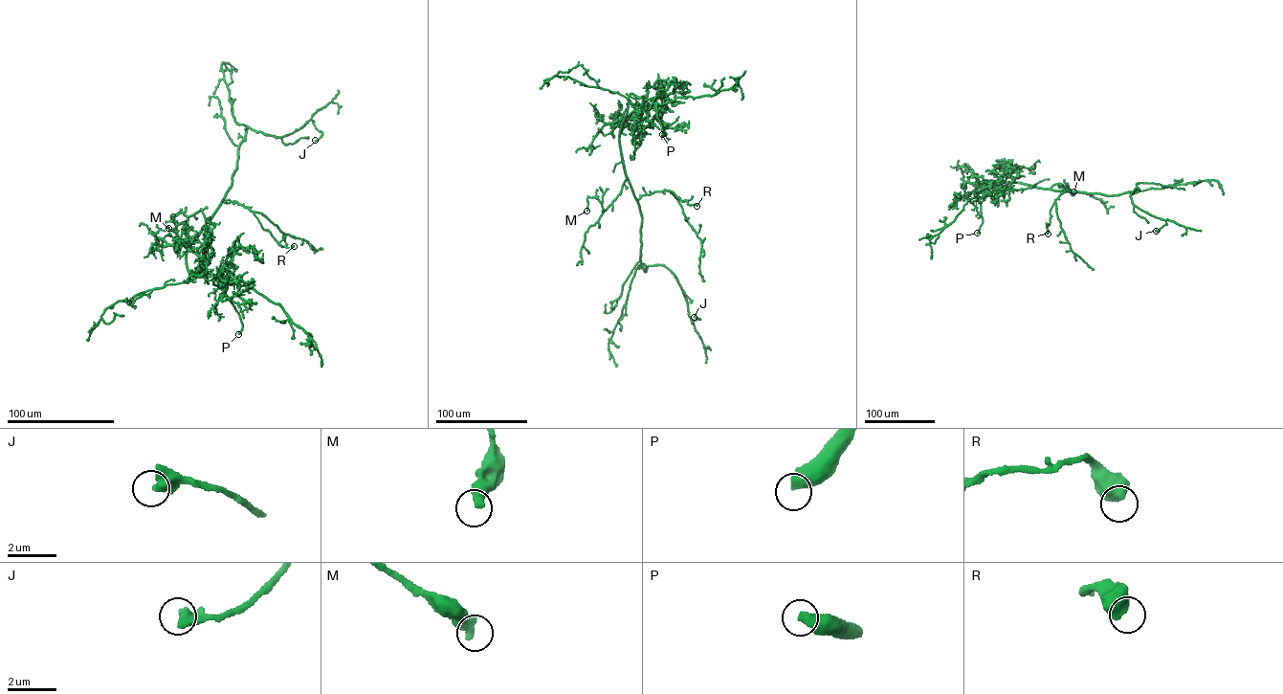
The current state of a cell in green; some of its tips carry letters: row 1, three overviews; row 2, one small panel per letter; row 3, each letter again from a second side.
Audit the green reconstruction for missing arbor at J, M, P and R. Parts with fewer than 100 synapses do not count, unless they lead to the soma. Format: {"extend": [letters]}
{"extend": ["P"]}

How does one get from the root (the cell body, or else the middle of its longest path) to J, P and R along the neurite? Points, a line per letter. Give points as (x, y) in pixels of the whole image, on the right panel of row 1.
J: (1056, 190), (1113, 196), (1136, 192), (1138, 188), (1131, 195), (1133, 204), (1166, 223), (1156, 231)
P: (1056, 190), (1013, 182), (984, 184), (977, 182), (976, 178), (980, 183), (975, 192), (983, 219), (977, 233)
R: (1056, 190), (1069, 191), (1059, 195), (1050, 210), (1048, 234)

